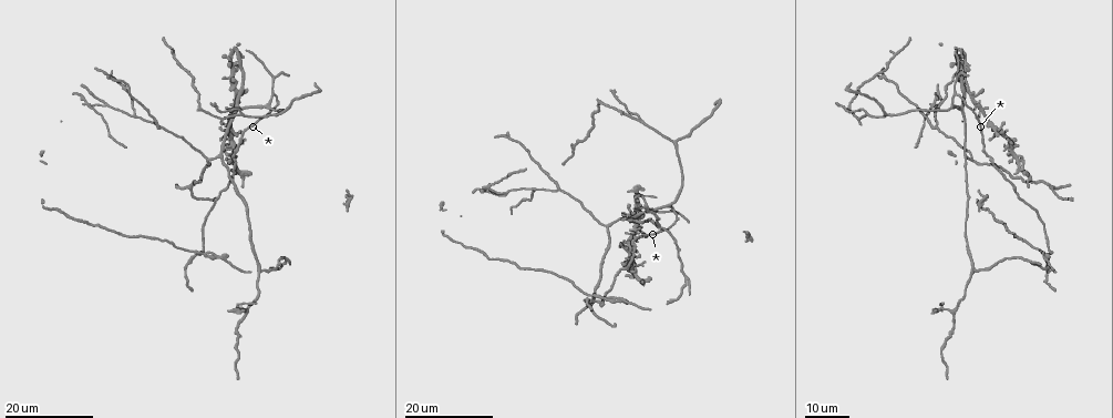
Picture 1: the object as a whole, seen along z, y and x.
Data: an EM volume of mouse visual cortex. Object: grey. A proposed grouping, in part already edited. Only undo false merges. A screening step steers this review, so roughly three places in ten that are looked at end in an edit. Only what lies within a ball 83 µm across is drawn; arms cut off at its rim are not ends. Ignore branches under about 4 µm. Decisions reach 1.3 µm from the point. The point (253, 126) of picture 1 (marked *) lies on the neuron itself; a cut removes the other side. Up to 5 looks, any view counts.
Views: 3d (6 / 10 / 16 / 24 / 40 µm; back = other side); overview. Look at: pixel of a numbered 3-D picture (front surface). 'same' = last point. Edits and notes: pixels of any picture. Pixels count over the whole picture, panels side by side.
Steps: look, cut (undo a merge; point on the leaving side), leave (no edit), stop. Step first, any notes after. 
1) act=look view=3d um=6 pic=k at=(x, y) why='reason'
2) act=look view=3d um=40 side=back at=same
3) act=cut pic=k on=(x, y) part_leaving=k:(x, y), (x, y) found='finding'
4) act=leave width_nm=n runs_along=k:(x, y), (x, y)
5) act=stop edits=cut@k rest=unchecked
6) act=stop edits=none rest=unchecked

act=look view=3d um=16 pic=1 at=(221, 157) why='three arms meet'

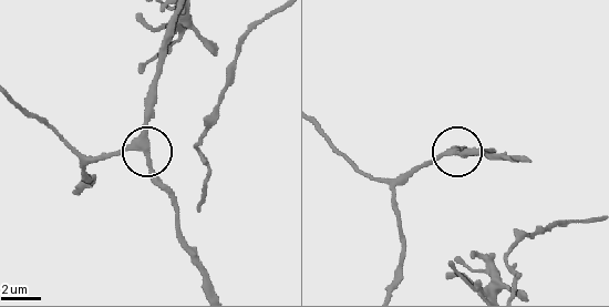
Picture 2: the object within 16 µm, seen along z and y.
act=look view=3d um=10 pic=2 at=(139, 148)

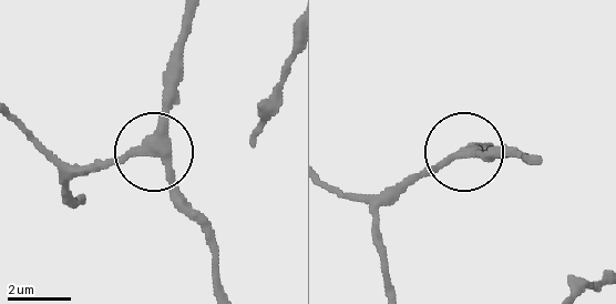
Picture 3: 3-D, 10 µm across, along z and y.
act=leave arms=3 runs_along=3:(193, 18), (162, 145), (88, 169) found='all the same neuron'

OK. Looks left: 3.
act=look view=3d um=16 pic=1 at=(868, 112) why='three arms meet'

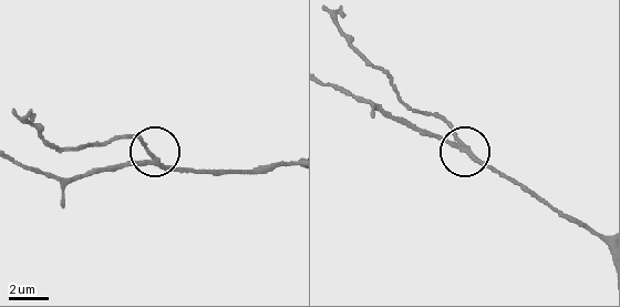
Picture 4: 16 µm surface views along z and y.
act=look view=3d um=10 pic=4 at=(459, 144)

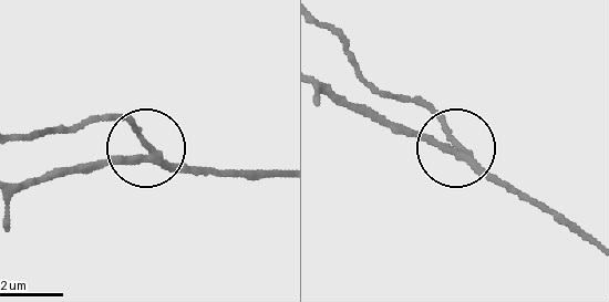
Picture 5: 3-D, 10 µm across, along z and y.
act=cut pic=5 on=(134, 124) part_leaving=5:(153, 150), (116, 122), (12, 138) found='a second neuron is stuck on'

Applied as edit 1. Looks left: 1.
act=stop edits=cut@5 rest=unchecked

